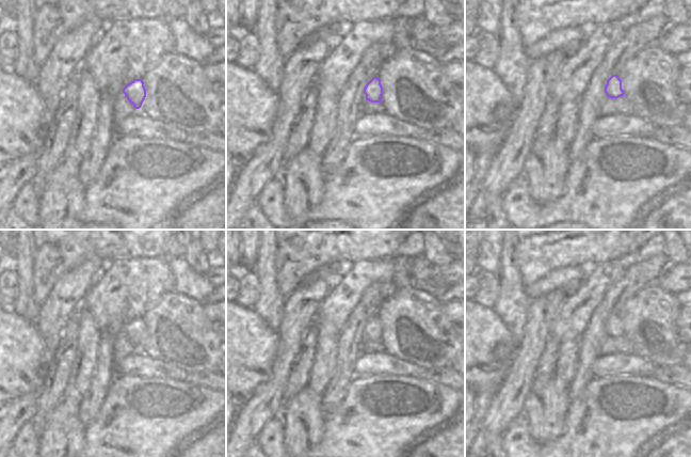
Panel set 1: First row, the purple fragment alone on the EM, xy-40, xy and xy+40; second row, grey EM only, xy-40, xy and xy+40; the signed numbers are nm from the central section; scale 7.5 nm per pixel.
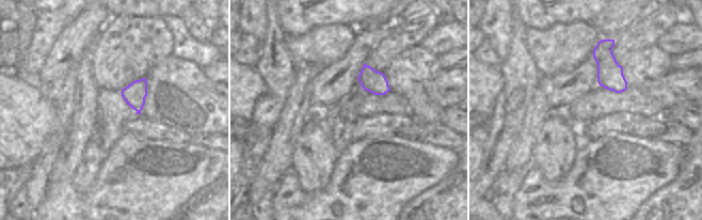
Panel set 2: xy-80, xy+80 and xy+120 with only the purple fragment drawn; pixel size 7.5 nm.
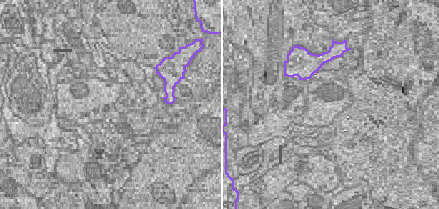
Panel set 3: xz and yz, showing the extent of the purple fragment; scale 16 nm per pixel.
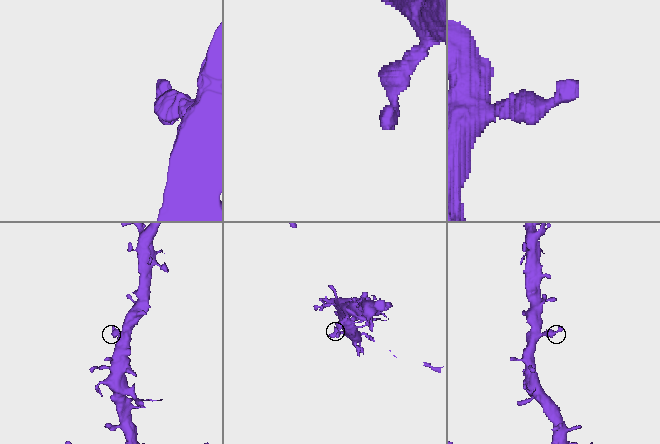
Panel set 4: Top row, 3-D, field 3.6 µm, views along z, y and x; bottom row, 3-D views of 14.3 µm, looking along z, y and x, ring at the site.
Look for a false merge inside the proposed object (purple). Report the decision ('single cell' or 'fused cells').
single cell

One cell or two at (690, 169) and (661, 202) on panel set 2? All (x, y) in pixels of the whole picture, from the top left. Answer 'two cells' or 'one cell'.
one cell

